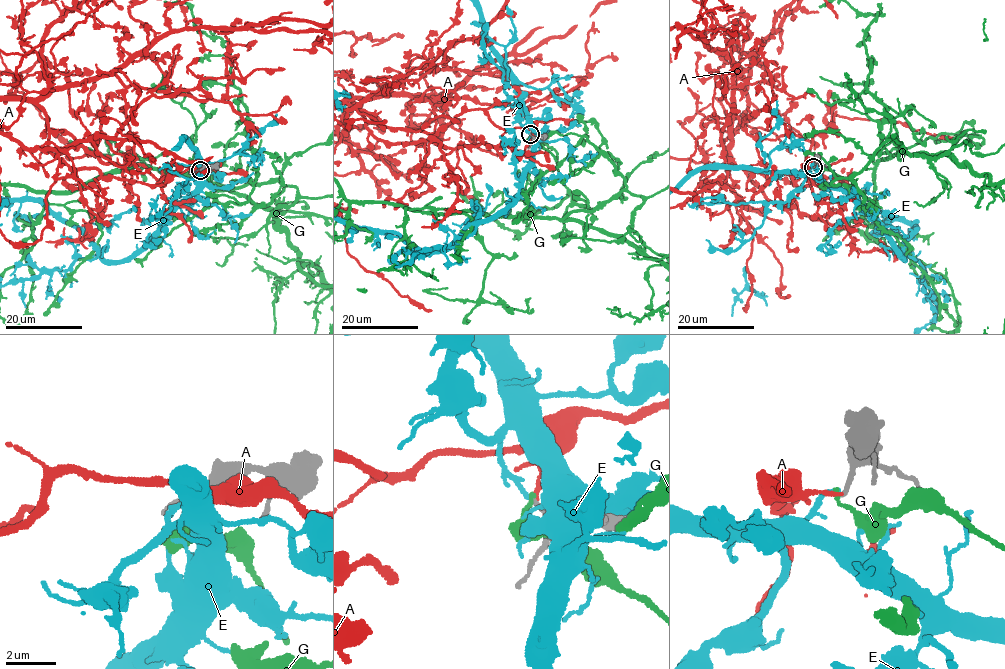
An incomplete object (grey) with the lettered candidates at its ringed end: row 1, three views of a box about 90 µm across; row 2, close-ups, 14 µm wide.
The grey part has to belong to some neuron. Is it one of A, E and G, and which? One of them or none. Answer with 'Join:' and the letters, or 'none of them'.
Join: E

